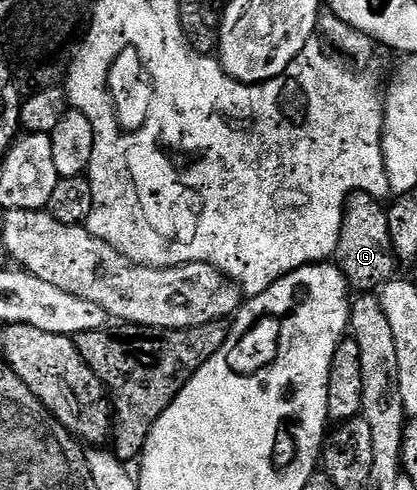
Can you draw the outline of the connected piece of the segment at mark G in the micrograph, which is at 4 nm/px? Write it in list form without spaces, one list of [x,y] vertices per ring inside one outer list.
[[[352,194],[347,197],[341,234],[335,247],[334,259],[338,268],[343,271],[348,285],[359,294],[371,294],[382,289],[383,285],[396,275],[397,249],[391,241],[388,209],[382,208],[378,202],[380,203],[371,194]]]

